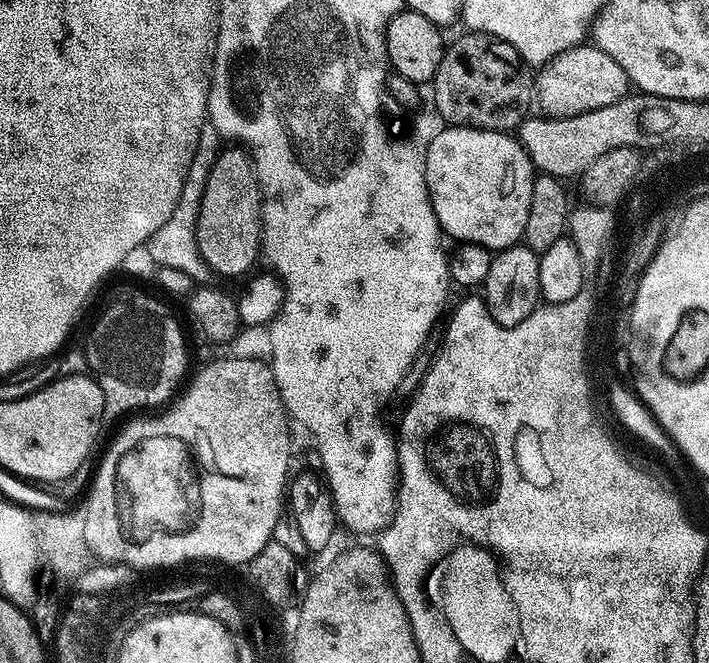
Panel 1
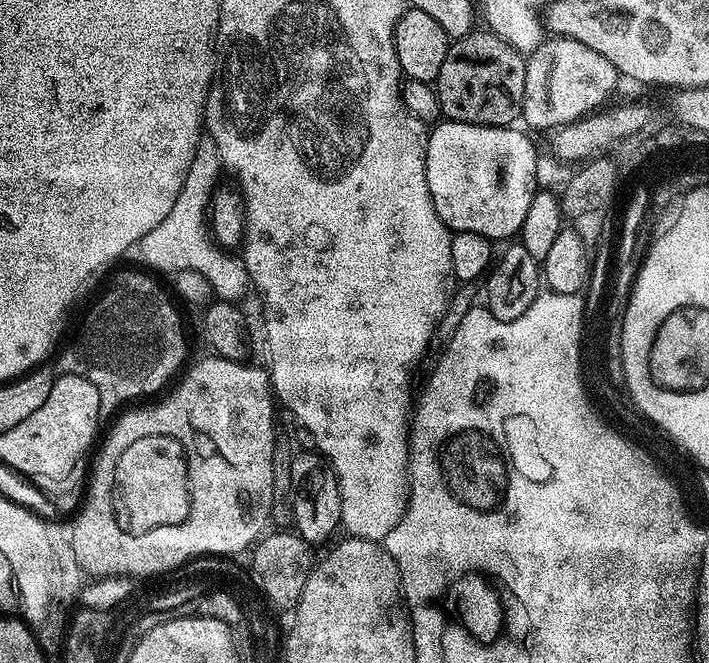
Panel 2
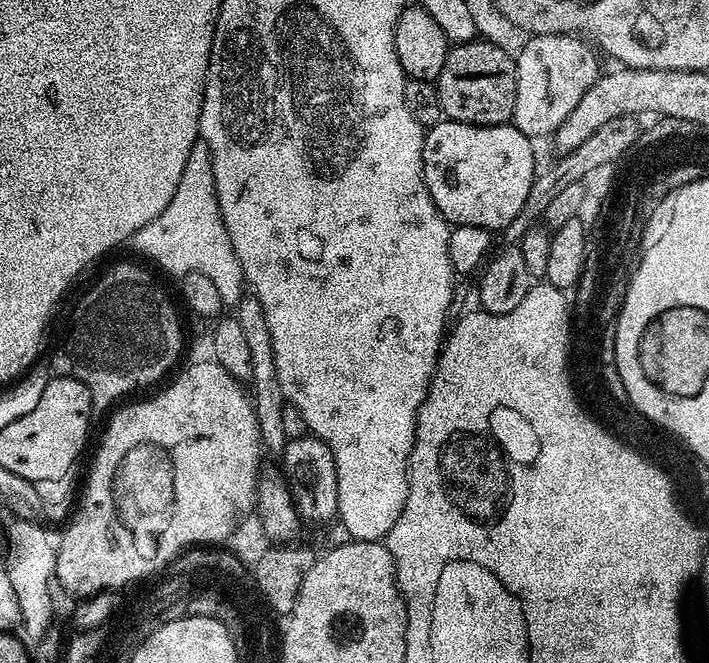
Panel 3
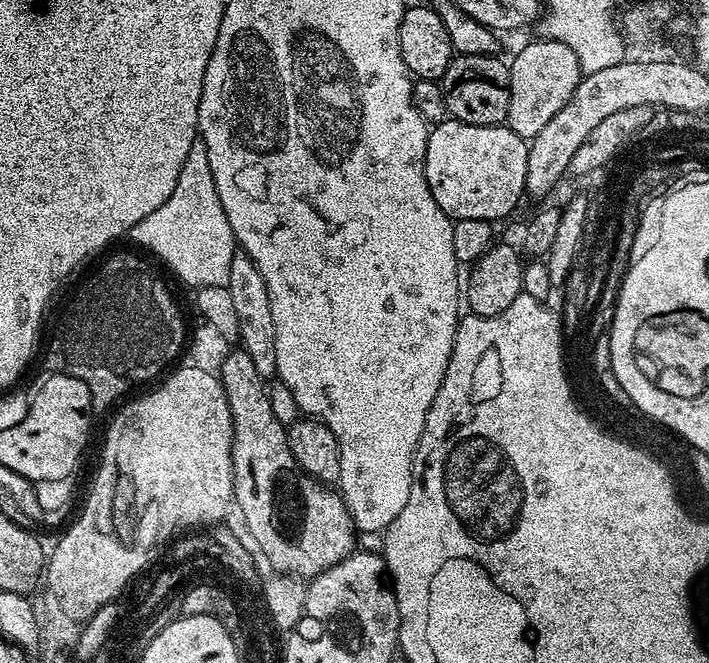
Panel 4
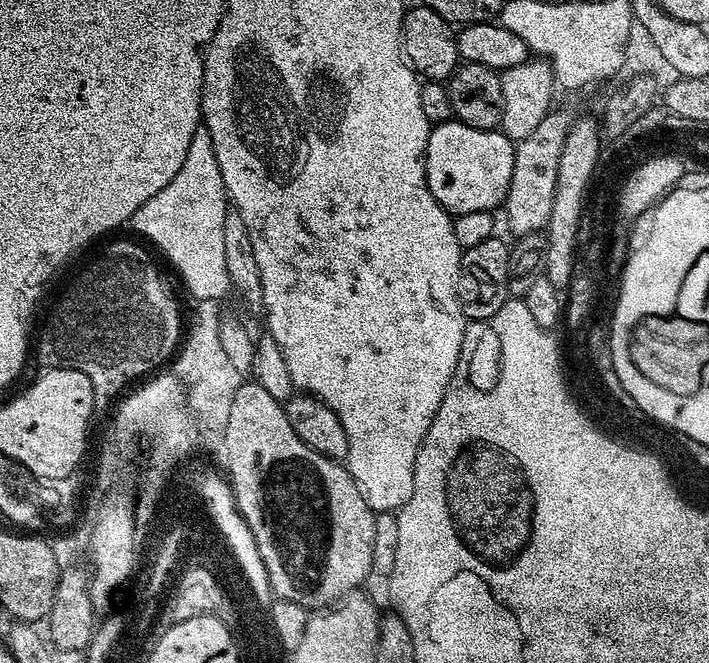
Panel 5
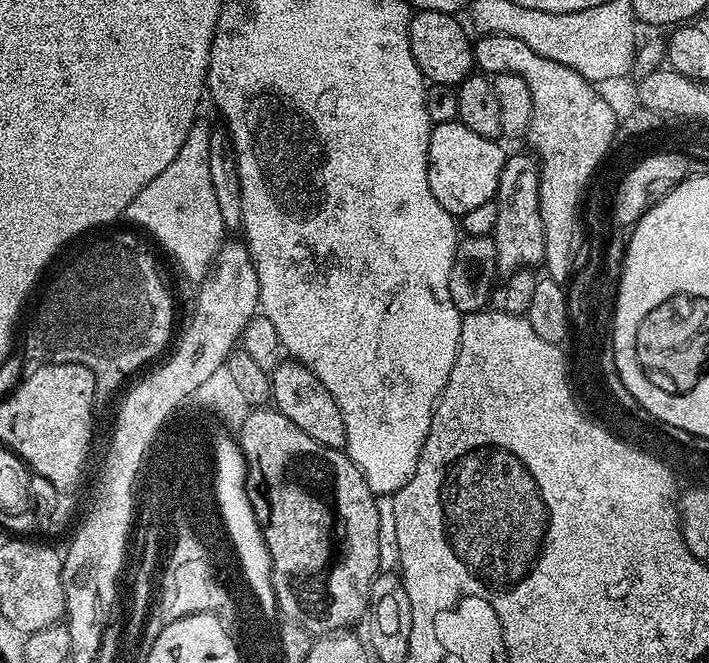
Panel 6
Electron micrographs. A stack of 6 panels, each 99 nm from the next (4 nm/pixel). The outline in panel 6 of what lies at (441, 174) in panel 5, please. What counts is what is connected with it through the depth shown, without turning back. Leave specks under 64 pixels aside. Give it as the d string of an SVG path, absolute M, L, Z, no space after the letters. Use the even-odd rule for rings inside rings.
M459 122L437 124L433 127L428 147L428 181L434 198L438 198L440 205L450 215L462 218L470 210L496 199L496 191L506 159L506 152L503 152L498 145L496 140L487 140L474 134L474 130L466 130L466 126Z

